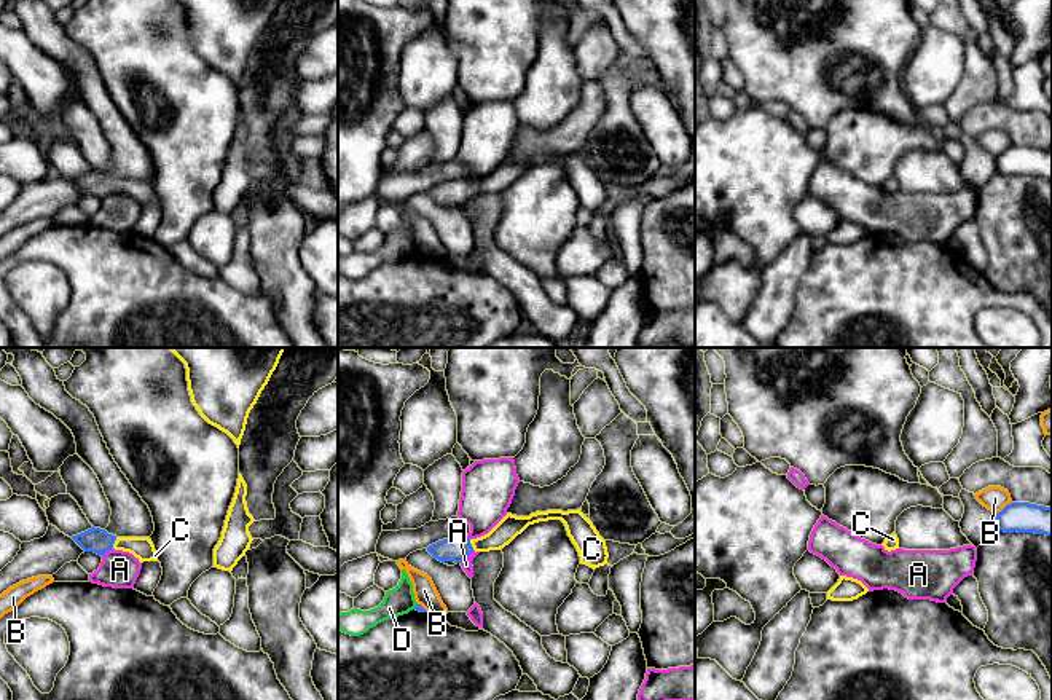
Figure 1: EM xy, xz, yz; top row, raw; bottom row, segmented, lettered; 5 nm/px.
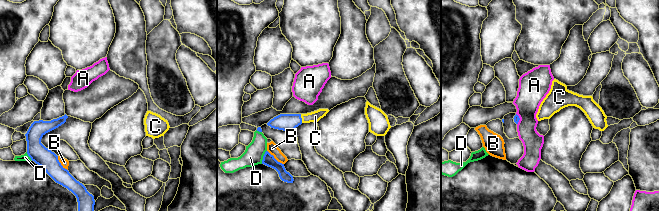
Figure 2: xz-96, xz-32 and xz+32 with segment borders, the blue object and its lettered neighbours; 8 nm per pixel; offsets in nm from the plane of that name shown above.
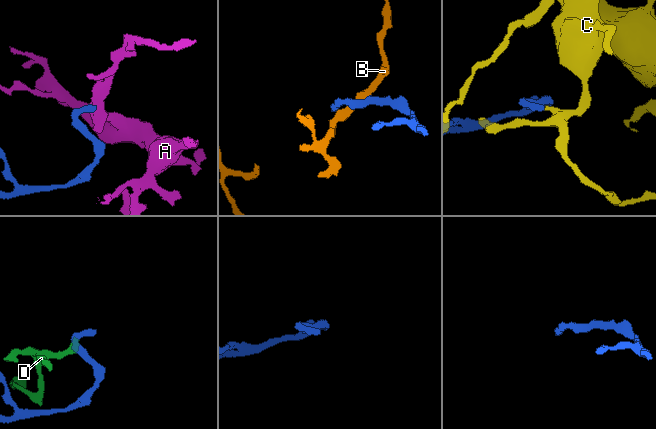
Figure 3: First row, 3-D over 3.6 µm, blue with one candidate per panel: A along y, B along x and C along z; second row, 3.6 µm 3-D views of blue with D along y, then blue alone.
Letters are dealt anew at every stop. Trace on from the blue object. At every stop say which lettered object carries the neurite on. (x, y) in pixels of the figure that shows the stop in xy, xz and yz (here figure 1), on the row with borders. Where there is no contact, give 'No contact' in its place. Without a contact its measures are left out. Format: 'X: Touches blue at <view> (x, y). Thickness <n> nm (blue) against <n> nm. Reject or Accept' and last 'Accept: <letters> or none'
A: Touches blue at xz (467, 555). Thickness 130 nm (blue) against 50 nm. Reject
B: Touches blue at yz (1004, 507). Thickness 160 nm (blue) against 130 nm. Reject
C: Touches blue at xy (113, 542). Thickness 120 nm (blue) against 110 nm. Accept
D: Touches blue at xz (416, 606). Thickness 40 nm (blue) against 140 nm. Reject
Accept: C

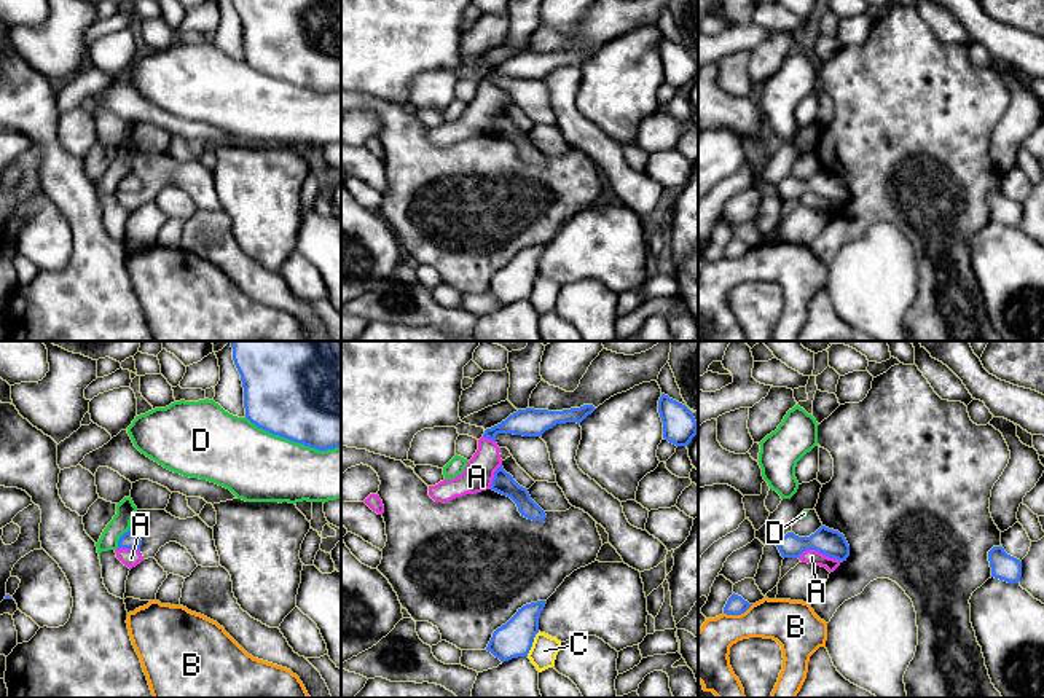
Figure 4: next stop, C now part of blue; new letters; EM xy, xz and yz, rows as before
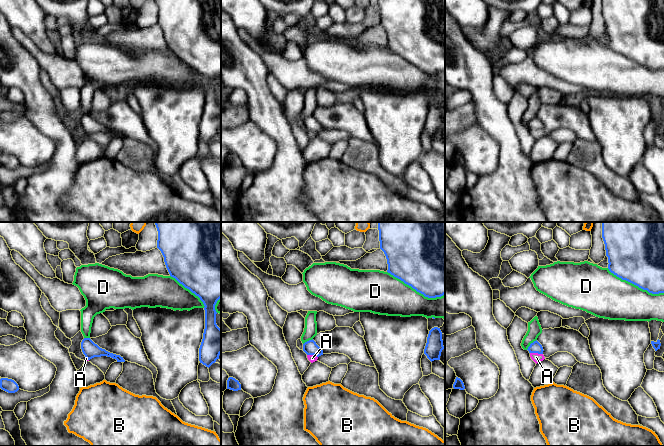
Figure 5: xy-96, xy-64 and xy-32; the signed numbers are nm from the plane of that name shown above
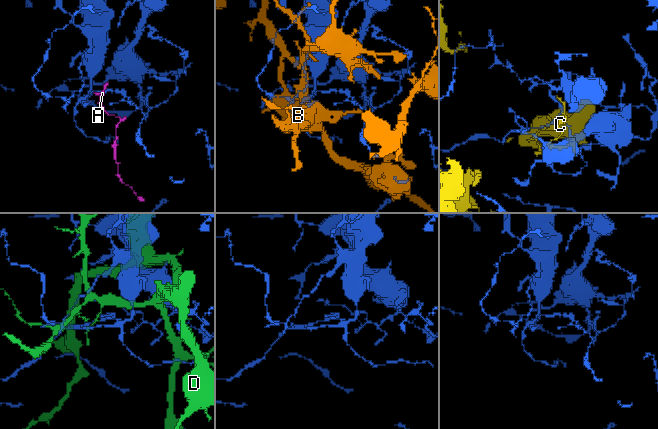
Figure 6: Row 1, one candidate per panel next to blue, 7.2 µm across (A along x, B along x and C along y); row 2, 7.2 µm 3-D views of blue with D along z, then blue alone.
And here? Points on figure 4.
A: Touches blue at yz (820, 552). Thickness 140 nm (blue) against 80 nm. Reject
B: Touches blue at yz (738, 614). Thickness 100 nm (blue) against 220 nm. Reject
C: Touches blue at xz (531, 644). Thickness 180 nm (blue) against 140 nm. Reject
D: Touches blue at xy (294, 440). Thickness 500 nm (blue) against 360 nm. Reject
Accept: none

